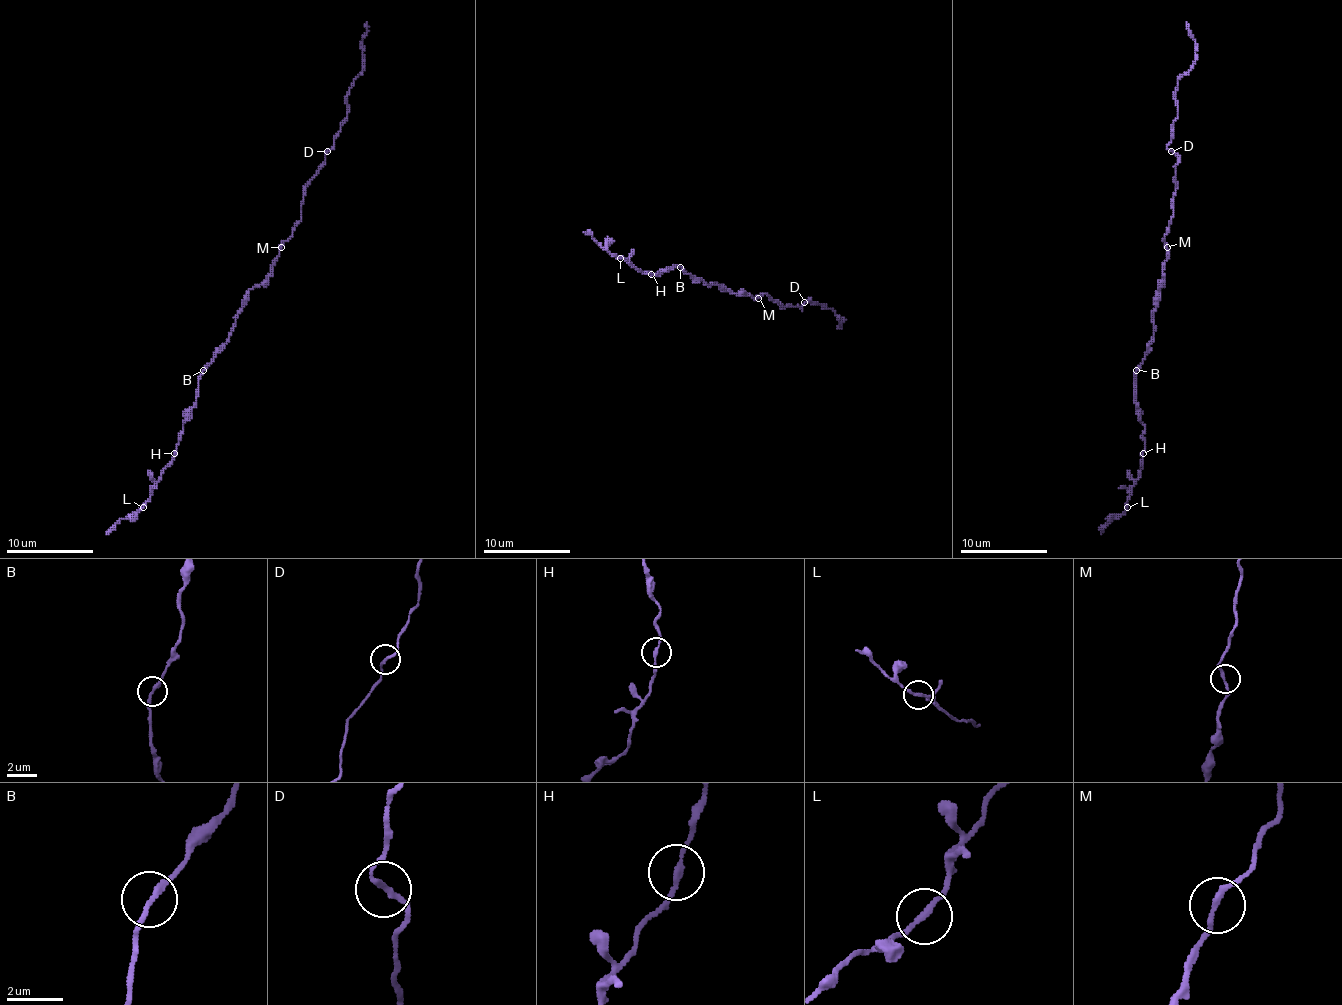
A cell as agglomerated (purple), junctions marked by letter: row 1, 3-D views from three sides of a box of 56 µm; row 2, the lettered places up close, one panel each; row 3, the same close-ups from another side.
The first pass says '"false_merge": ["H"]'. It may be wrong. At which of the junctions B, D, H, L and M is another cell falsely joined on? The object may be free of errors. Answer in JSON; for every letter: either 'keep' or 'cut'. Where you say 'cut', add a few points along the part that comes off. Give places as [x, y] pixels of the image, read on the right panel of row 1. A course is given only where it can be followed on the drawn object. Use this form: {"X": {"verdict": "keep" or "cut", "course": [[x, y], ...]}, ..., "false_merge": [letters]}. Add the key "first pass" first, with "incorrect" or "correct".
{"first pass": "incorrect", "B": {"verdict": "keep"}, "D": {"verdict": "keep"}, "H": {"verdict": "keep"}, "L": {"verdict": "keep"}, "M": {"verdict": "keep"}, "false_merge": []}

